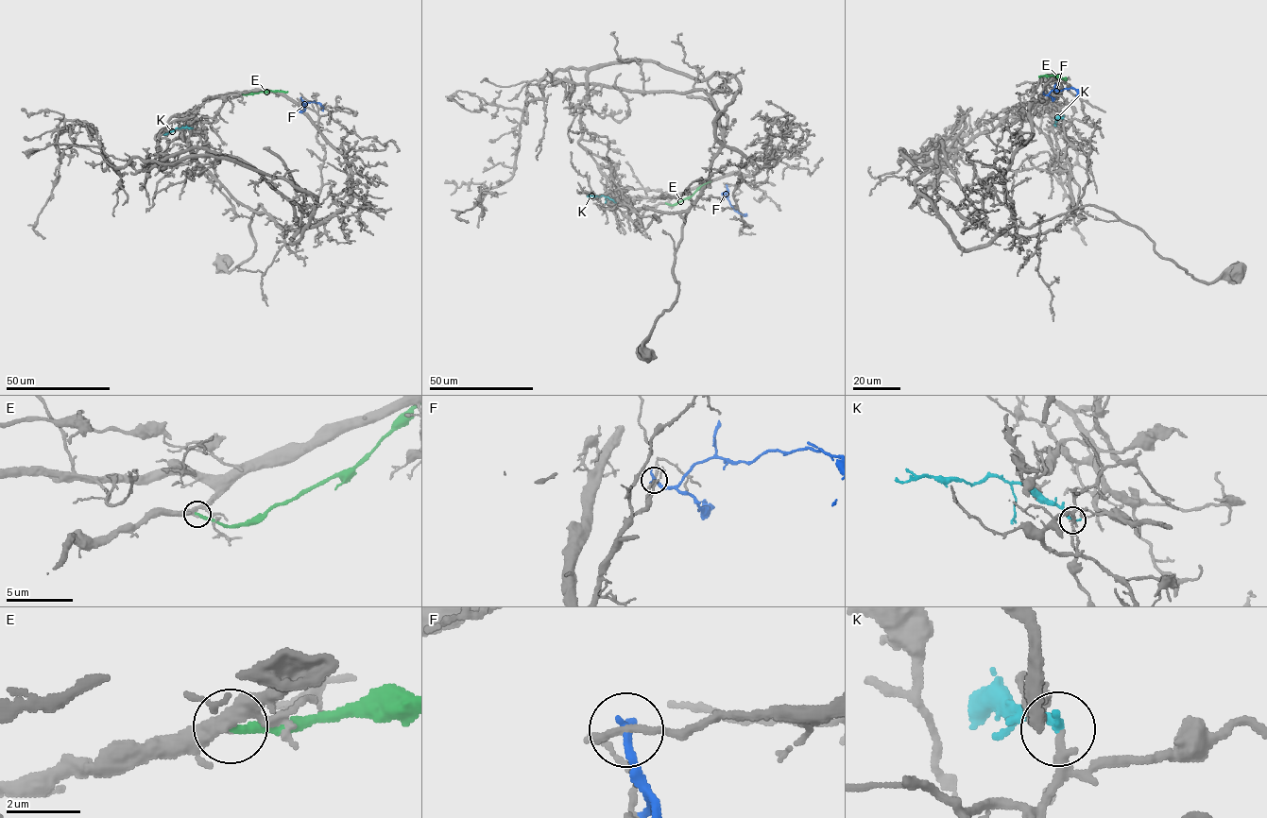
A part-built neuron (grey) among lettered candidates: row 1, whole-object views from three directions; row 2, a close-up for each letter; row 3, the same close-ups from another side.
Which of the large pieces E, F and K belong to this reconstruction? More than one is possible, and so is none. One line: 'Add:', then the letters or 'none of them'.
Add: K

